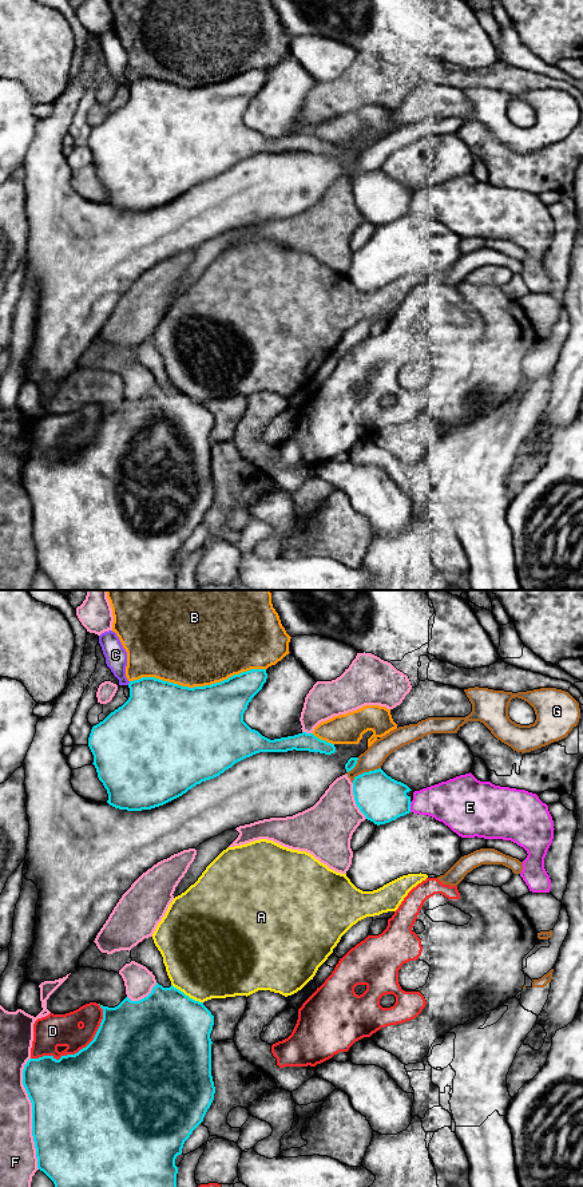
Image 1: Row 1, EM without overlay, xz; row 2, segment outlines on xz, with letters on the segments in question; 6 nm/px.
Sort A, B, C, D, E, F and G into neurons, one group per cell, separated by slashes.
A E / B / C G / D / F

